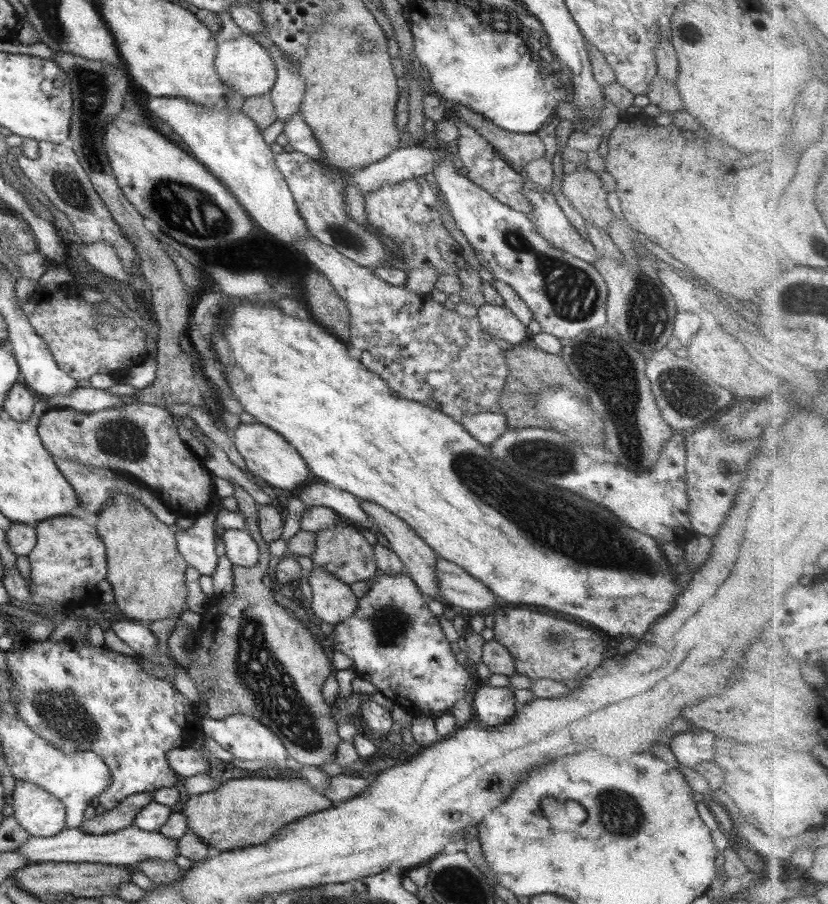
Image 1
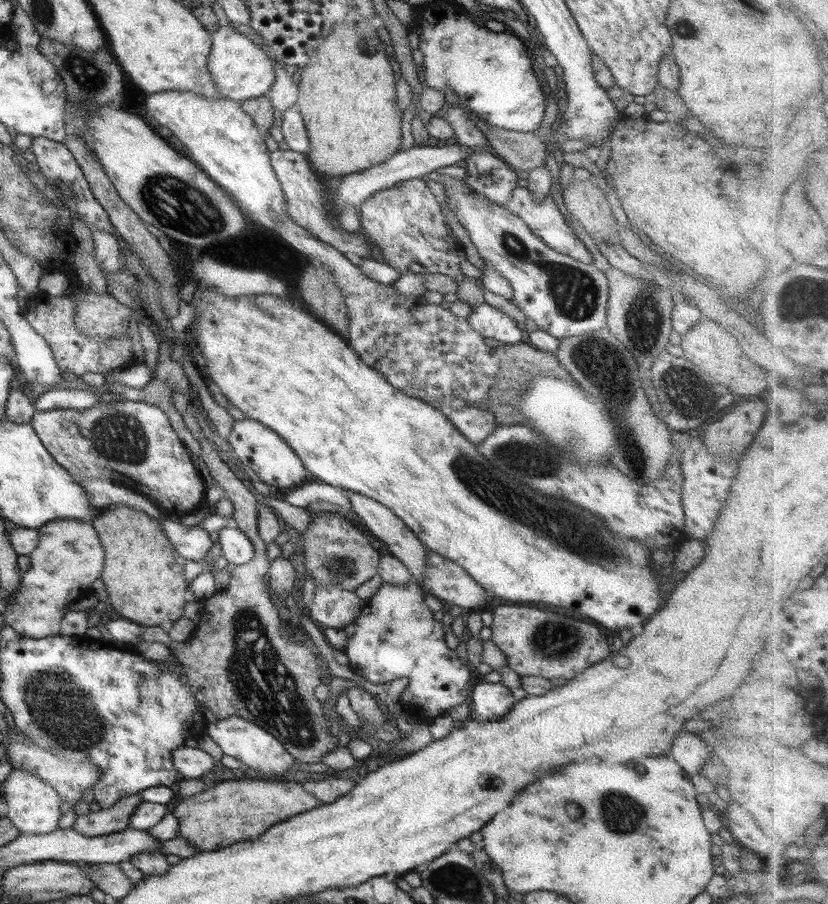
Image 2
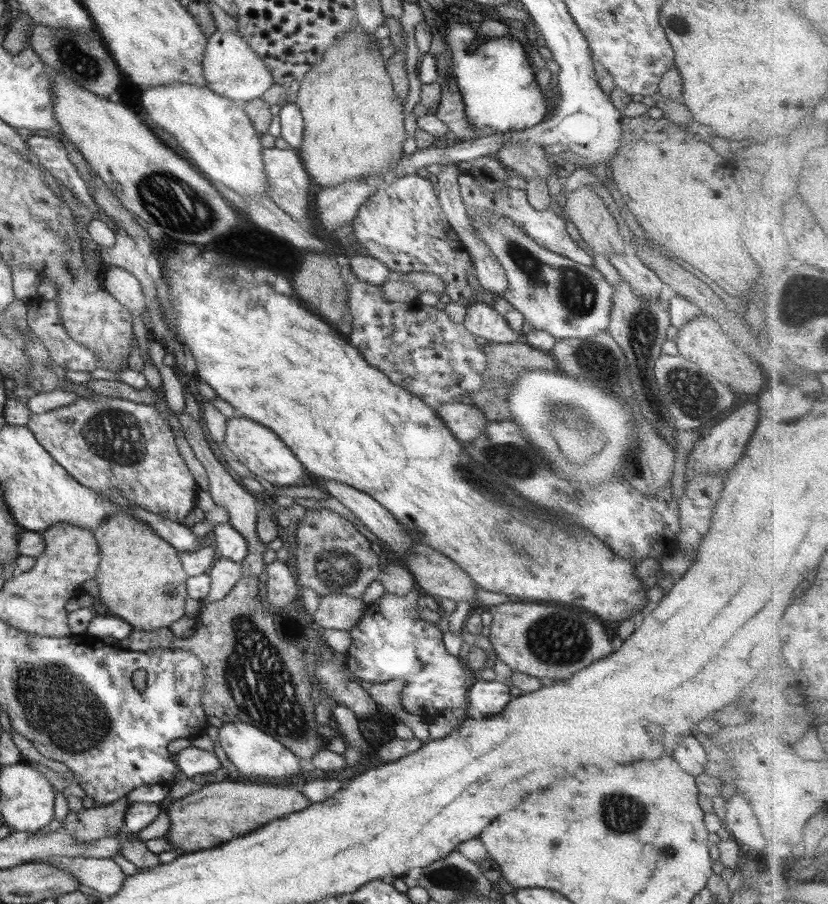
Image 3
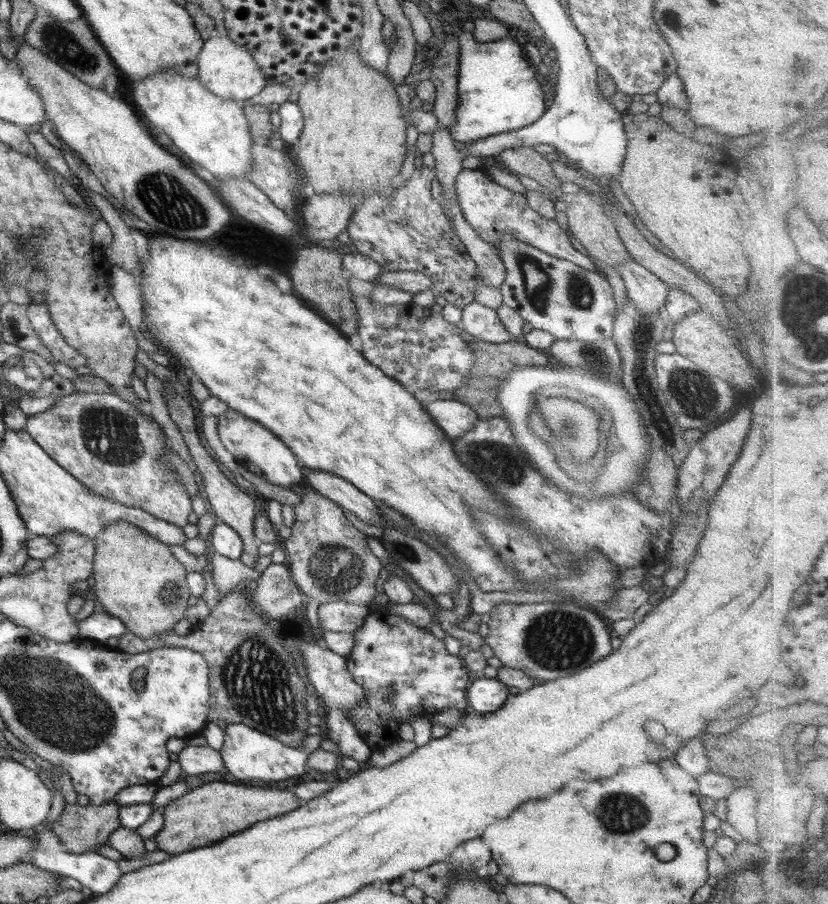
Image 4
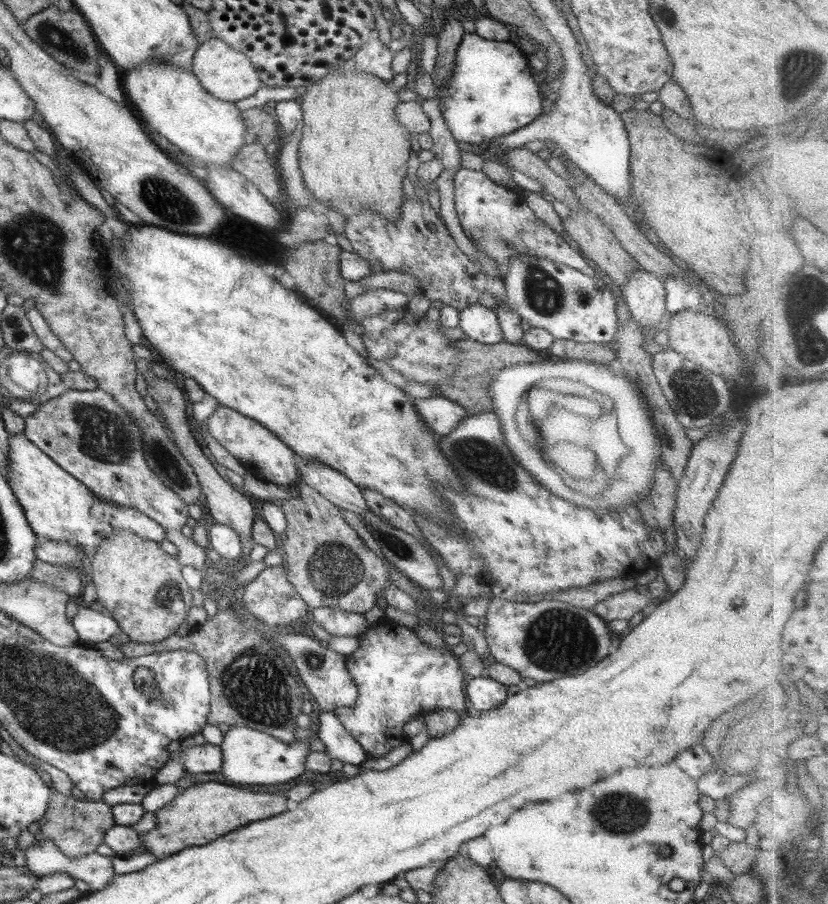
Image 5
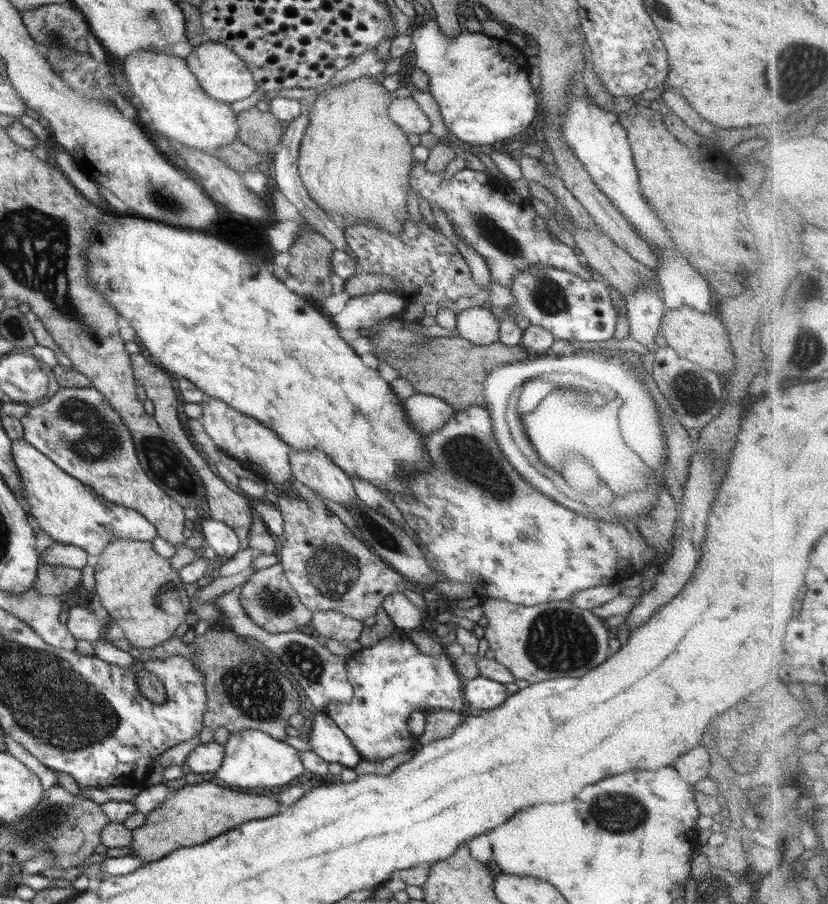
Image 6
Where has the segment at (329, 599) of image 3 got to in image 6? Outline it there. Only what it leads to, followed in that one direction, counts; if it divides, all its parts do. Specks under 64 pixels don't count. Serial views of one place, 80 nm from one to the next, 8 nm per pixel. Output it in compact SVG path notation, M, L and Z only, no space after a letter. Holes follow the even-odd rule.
M332 610L313 612L311 622L315 635L319 639L325 641L330 638L345 646L350 645L350 642L358 641L360 632L364 628L362 620L354 620L341 612Z

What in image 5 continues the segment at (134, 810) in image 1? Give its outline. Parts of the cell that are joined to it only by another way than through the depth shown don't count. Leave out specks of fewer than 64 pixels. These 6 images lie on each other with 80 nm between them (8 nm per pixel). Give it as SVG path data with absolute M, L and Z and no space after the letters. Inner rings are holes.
M56 790L51 792L48 808L36 823L39 824L39 831L35 834L34 844L44 844L51 840L60 852L70 858L96 852L96 848L104 842L104 833L115 825L111 806L104 801L76 799Z

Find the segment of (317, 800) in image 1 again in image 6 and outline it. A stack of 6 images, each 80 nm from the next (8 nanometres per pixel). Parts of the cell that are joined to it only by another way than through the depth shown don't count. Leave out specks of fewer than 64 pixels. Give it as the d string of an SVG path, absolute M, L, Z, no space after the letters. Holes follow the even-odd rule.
M212 780L184 786L173 794L174 796L166 798L158 808L146 815L142 826L131 830L131 843L126 847L125 853L134 855L144 863L157 861L177 848L205 844L206 841L236 828L239 824L274 816L283 809L279 800L275 798L234 792Z

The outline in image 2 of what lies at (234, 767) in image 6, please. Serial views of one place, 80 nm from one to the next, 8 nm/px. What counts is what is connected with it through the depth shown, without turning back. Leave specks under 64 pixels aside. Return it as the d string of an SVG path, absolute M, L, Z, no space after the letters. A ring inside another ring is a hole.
M236 716L217 722L206 721L206 729L204 734L210 735L220 745L223 754L234 756L236 760L246 764L250 775L273 776L292 770L295 758L284 748L281 740L250 721Z

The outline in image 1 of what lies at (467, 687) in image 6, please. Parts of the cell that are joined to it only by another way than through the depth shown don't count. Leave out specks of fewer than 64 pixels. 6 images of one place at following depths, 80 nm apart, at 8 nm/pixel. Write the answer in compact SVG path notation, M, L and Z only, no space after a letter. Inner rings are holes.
M487 684L477 688L472 706L476 713L475 720L480 721L482 726L490 727L508 724L516 716L517 710L515 694L511 690Z

